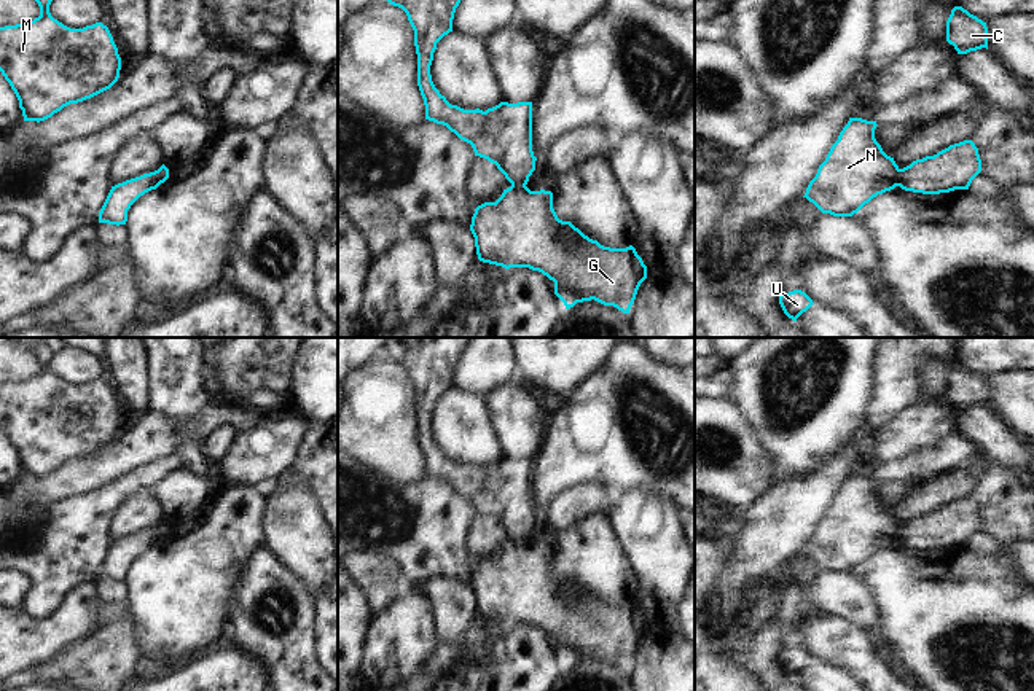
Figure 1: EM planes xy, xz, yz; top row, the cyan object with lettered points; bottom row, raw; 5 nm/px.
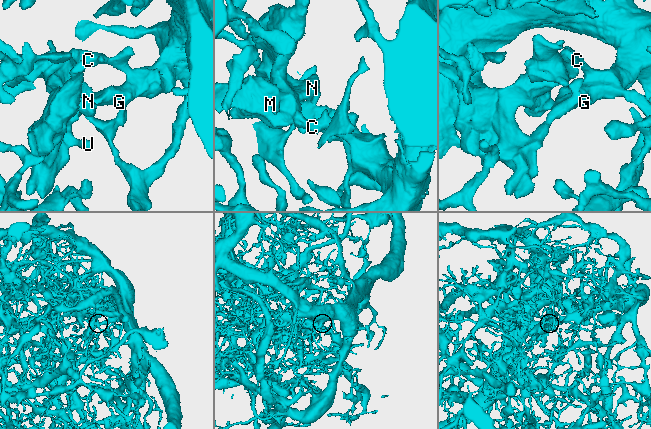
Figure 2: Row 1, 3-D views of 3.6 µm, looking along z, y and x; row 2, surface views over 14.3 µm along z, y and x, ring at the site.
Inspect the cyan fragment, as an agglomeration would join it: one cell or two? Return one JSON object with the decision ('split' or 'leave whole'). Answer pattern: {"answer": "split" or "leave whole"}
{"answer": "split"}

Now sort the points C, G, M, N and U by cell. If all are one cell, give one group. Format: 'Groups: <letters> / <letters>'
Groups: C G U / M N

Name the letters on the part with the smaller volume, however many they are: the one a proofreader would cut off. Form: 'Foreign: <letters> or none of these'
Foreign: M, N

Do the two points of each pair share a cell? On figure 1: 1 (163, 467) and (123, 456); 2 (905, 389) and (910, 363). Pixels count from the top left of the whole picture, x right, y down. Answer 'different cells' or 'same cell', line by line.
1: different cells
2: same cell

